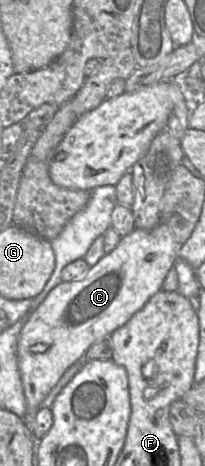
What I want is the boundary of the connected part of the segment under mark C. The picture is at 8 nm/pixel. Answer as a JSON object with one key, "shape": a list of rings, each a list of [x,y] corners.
{"shape":[[[160,223],[151,230],[135,227],[131,233],[121,237],[110,253],[88,268],[83,276],[70,282],[62,281],[55,286],[43,302],[29,314],[18,340],[18,365],[27,406],[23,419],[31,432],[32,421],[42,407],[42,402],[68,368],[82,362],[94,343],[109,338],[115,330],[141,310],[154,294],[162,290],[167,273],[178,260],[178,249],[179,245],[166,225]]]}

